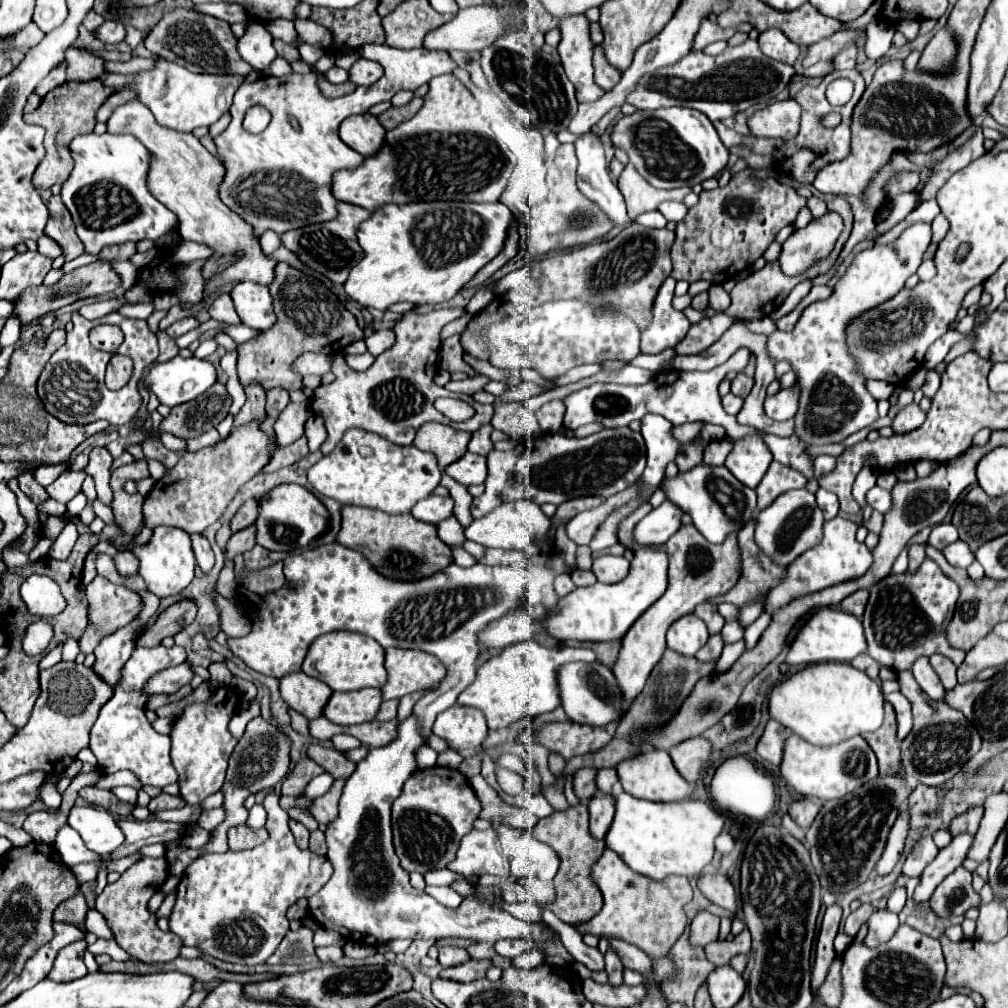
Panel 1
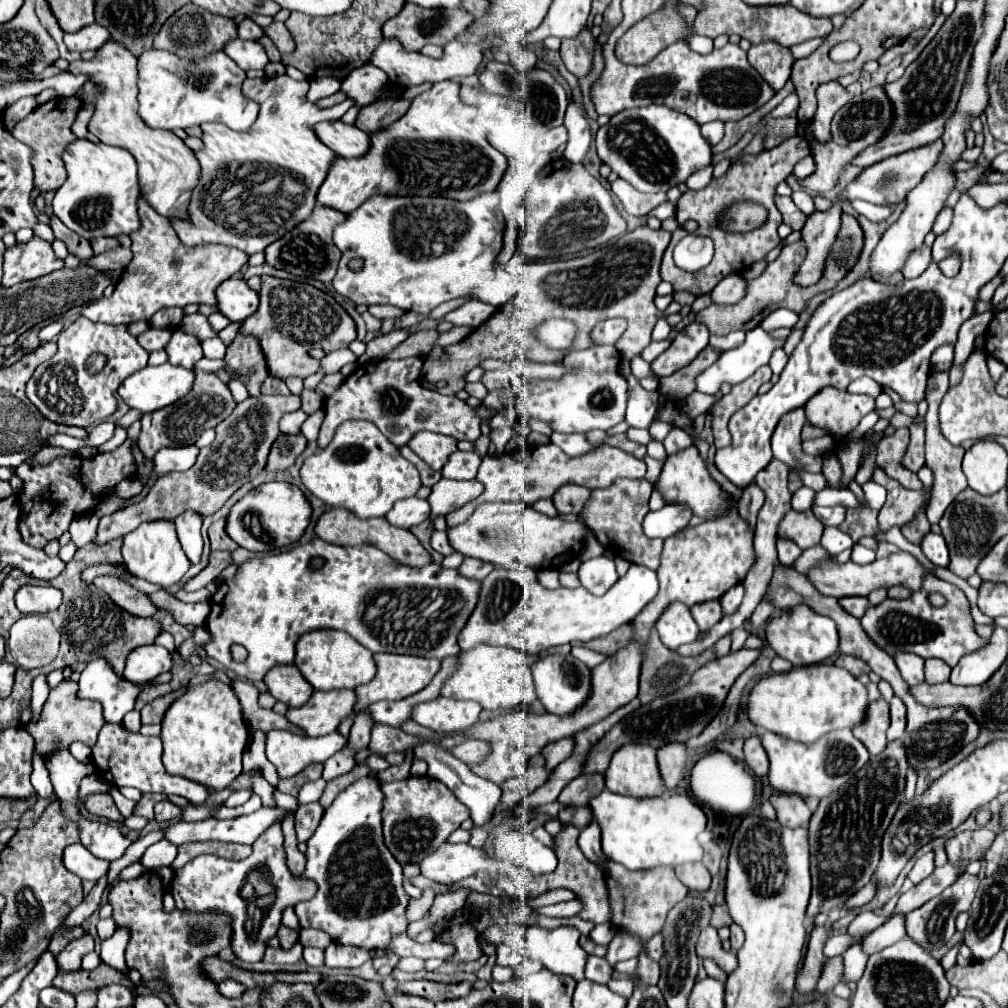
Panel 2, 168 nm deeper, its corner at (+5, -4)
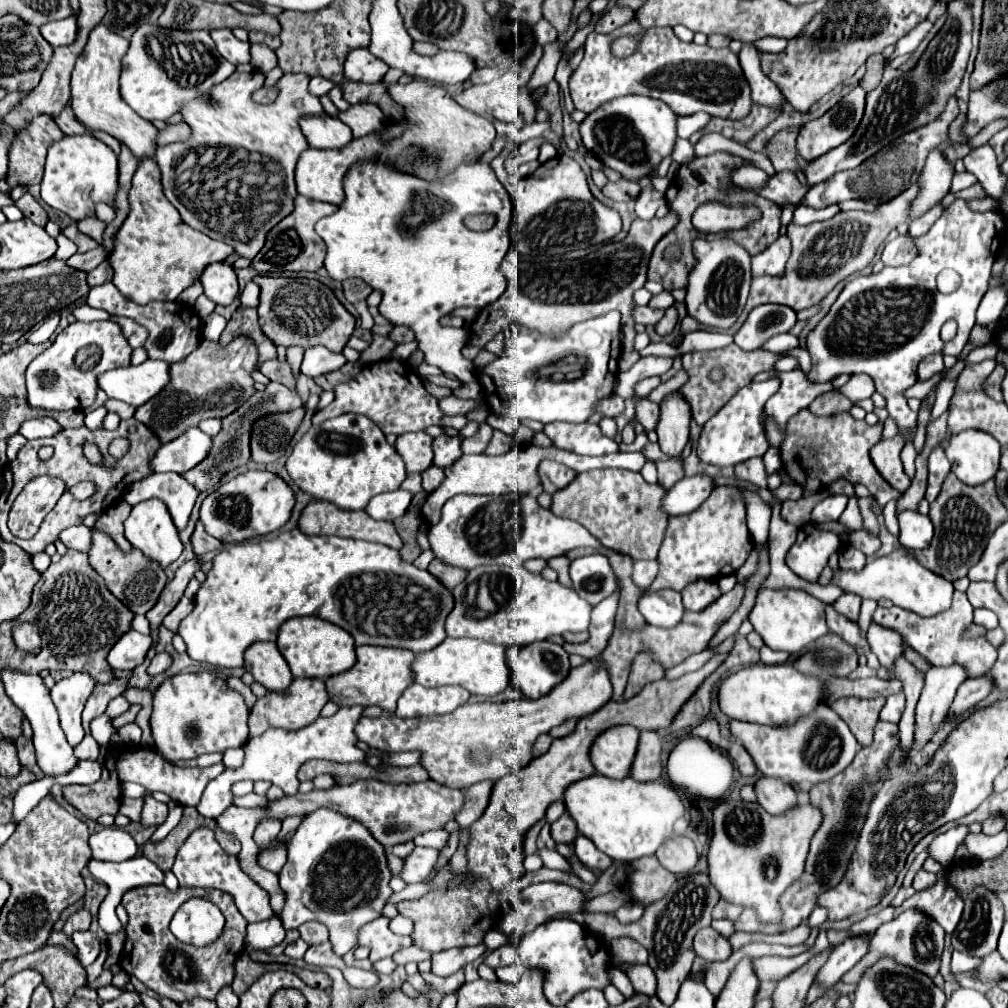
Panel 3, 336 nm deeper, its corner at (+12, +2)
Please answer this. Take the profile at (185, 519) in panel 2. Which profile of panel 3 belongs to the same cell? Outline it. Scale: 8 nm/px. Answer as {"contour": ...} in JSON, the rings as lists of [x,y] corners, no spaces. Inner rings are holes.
{"contour":[[[152,473],[142,481],[132,483],[122,495],[122,499],[126,499],[130,505],[136,505],[150,497],[158,497],[160,501],[164,501],[176,529],[184,531],[194,509],[198,491],[188,485],[188,481],[182,479],[178,473]]]}

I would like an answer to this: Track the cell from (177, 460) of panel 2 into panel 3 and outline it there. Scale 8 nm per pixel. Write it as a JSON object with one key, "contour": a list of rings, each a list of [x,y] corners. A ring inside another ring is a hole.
{"contour":[[[198,427],[186,431],[184,435],[180,435],[178,439],[162,445],[150,463],[152,473],[158,471],[188,471],[192,469],[196,463],[200,463],[200,459],[204,459],[204,455],[208,455],[208,447],[212,445],[210,437],[206,433],[202,433]]]}

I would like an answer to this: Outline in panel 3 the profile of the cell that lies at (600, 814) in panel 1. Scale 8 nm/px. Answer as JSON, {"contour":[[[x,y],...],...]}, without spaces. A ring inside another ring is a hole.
{"contour":[[[578,835],[576,837],[576,841],[574,841],[574,851],[576,851],[576,855],[578,855],[578,859],[586,865],[586,867],[590,867],[590,869],[608,869],[610,865],[612,865],[612,861],[604,855],[604,853],[600,853],[596,847],[594,847],[594,843],[588,839],[588,837],[584,837],[584,835]]]}

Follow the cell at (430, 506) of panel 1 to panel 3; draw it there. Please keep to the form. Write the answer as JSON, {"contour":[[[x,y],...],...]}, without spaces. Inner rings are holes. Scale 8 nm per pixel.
{"contour":[[[396,489],[392,493],[380,493],[370,499],[368,507],[364,509],[372,519],[382,519],[382,521],[394,521],[402,517],[412,501],[412,493],[404,489]]]}

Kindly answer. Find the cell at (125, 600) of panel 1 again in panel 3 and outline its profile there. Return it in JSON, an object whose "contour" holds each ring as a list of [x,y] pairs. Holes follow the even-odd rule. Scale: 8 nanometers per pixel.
{"contour":[[[94,527],[92,547],[90,547],[88,555],[90,555],[92,567],[106,581],[106,587],[110,589],[110,593],[114,597],[118,597],[132,613],[148,613],[156,605],[156,601],[166,585],[166,575],[158,563],[144,559],[144,555],[140,555],[140,551],[136,551],[136,549],[132,549],[130,553],[122,553],[116,547],[116,543],[108,535],[100,533],[96,527]]]}

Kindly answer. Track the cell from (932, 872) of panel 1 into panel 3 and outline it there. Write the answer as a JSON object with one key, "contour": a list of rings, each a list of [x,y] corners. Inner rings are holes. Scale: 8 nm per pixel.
{"contour":[[[850,937],[842,945],[834,949],[834,953],[828,959],[828,965],[820,969],[816,975],[816,981],[828,983],[828,989],[840,981],[840,975],[850,971],[870,949],[870,941],[862,937]]]}

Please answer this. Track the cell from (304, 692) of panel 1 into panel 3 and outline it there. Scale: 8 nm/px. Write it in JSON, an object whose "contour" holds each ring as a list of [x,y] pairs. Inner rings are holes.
{"contour":[[[256,643],[244,655],[244,669],[254,675],[268,691],[286,691],[294,681],[288,663],[280,655],[276,643]]]}

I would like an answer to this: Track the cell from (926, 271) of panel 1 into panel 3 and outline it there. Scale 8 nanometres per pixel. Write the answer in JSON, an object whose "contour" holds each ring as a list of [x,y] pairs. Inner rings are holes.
{"contour":[[[898,227],[898,231],[900,235],[892,239],[890,243],[886,243],[882,251],[882,261],[888,267],[902,267],[902,265],[908,265],[914,257],[918,257],[918,247],[912,241],[910,233],[902,227]]]}

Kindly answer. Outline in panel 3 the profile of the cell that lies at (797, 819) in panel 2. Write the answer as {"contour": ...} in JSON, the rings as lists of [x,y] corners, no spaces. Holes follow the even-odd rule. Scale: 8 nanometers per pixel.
{"contour":[[[760,777],[754,783],[754,789],[758,795],[758,803],[772,815],[782,815],[798,805],[796,791],[792,789],[792,785],[784,783],[782,779]]]}

